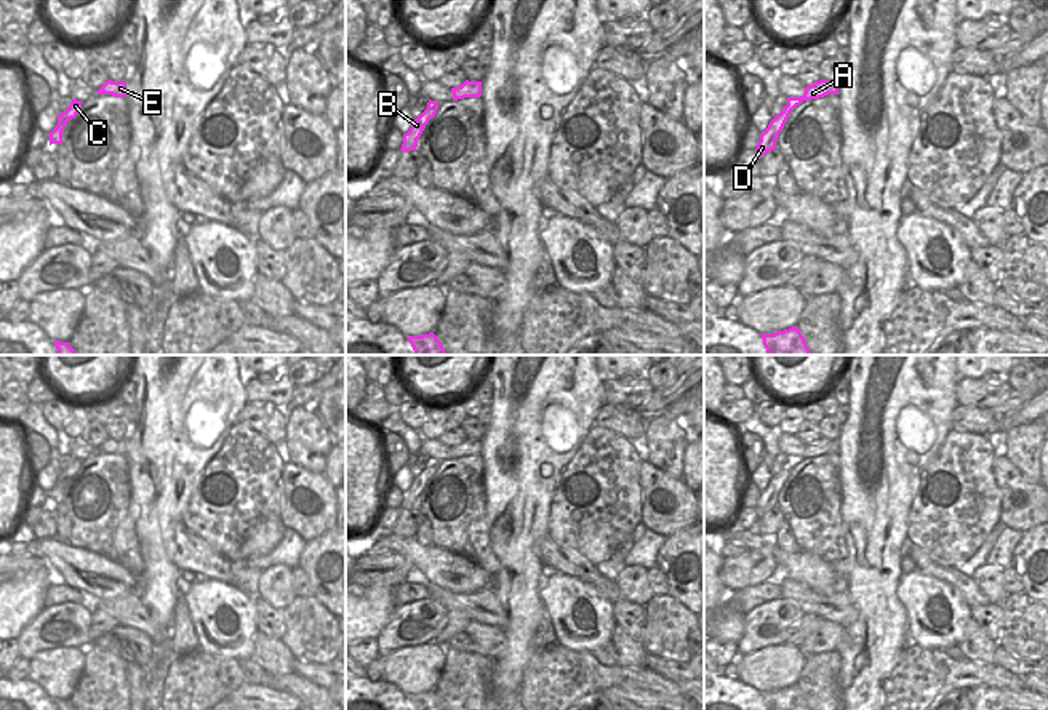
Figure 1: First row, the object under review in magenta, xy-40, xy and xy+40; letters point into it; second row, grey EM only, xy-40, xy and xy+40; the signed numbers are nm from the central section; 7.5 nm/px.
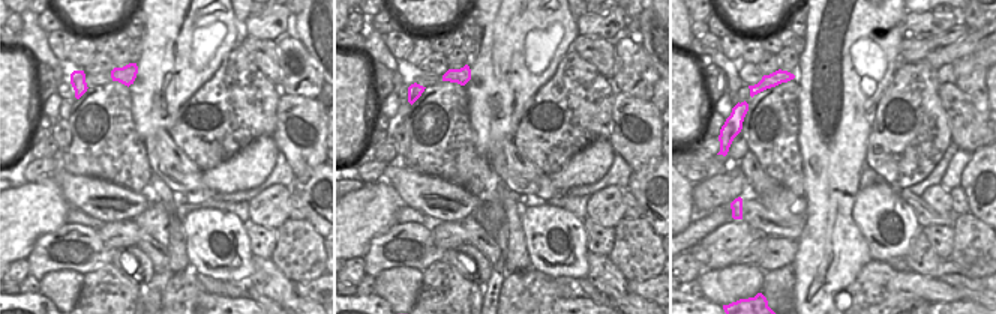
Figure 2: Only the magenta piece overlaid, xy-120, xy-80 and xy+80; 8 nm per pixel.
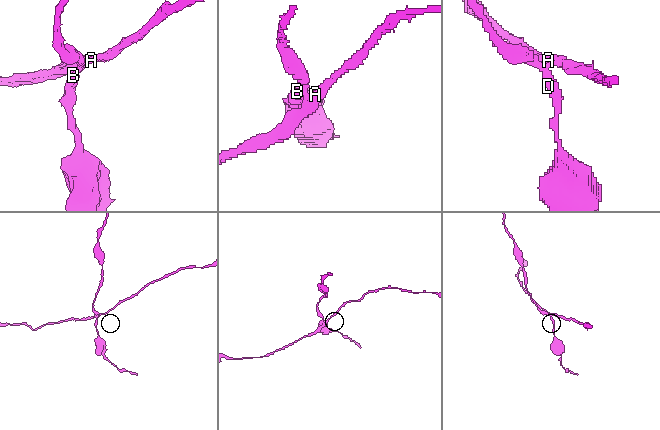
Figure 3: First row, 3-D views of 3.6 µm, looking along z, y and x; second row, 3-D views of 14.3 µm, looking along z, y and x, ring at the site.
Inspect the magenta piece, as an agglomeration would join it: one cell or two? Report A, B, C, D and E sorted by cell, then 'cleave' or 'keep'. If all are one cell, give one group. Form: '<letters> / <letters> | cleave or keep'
A E / B C D | cleave

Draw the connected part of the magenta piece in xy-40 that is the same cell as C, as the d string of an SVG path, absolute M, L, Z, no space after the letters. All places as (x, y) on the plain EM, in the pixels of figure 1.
M72 457L69 467L58 473L58 483L56 486L48 493L50 494L50 504L51 502L62 502L62 489L66 488L66 483L77 475L77 472L82 467L82 461L77 457Z

